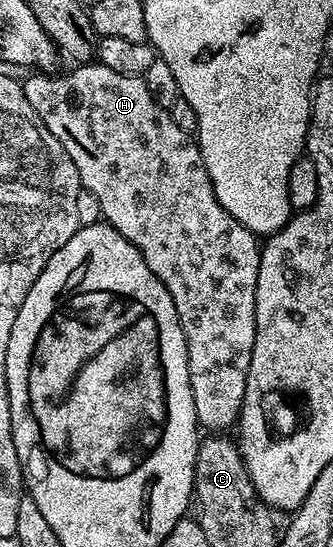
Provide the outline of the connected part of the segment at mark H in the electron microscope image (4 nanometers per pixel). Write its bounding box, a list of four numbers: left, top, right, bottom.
[23,61,261,433]

